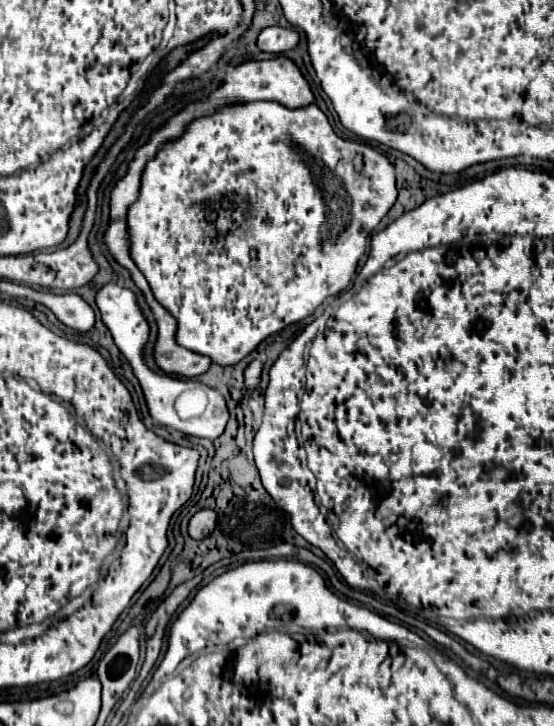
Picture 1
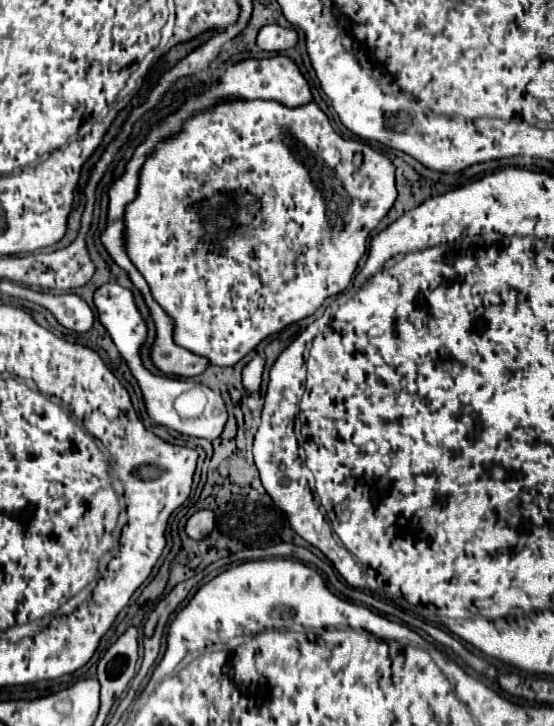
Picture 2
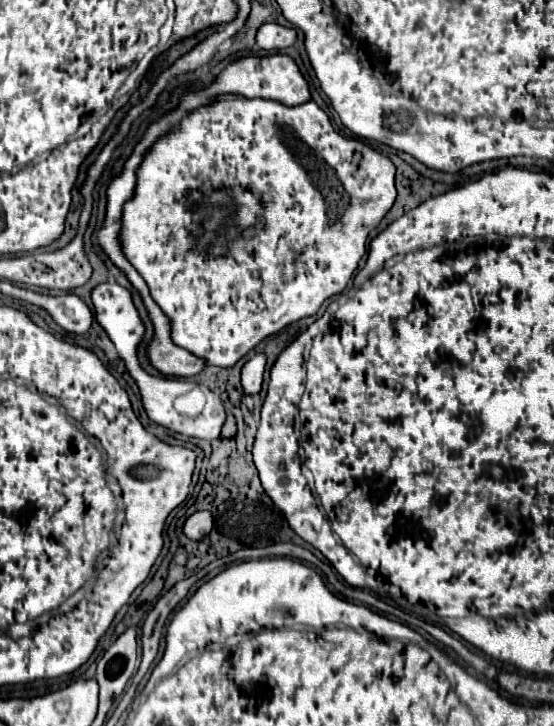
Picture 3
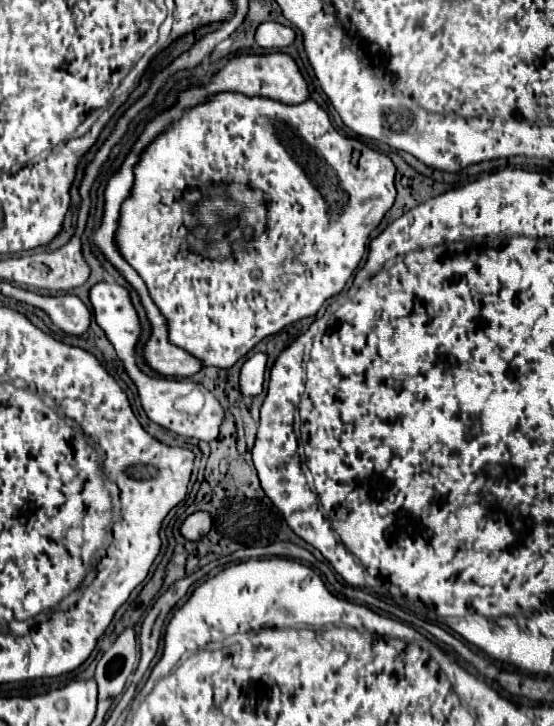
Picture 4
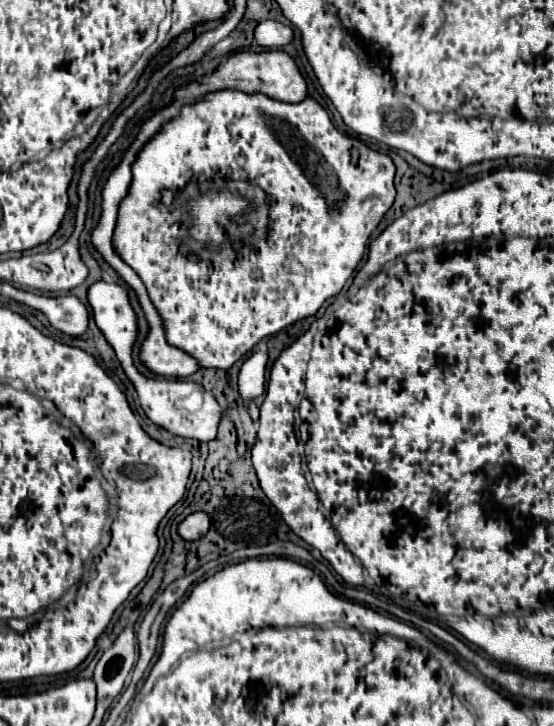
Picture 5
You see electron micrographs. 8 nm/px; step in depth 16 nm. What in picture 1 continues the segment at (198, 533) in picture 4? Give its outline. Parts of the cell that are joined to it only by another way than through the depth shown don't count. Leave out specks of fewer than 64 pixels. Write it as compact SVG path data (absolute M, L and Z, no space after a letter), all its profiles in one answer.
M212 508L200 510L200 512L196 512L194 518L190 520L188 534L190 534L194 540L204 540L204 538L208 538L208 536L214 532L216 522L218 522L218 512L216 512L216 510L212 510Z

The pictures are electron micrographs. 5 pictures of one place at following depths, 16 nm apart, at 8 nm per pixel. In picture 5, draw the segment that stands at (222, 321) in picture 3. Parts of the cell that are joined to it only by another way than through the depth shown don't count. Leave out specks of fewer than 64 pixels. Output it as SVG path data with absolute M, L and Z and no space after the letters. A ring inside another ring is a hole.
M232 90L232 92L214 92L212 96L206 96L204 100L196 102L194 106L184 106L182 108L182 116L172 120L172 124L166 124L162 128L162 132L158 132L144 146L144 150L140 152L136 164L132 166L132 174L134 174L132 192L128 192L128 196L120 204L120 216L118 216L116 236L114 236L114 248L120 252L122 260L126 264L130 264L140 274L140 278L144 280L152 302L156 302L158 312L164 316L164 326L166 326L166 332L168 332L168 342L172 346L176 346L176 348L182 348L190 356L194 356L202 368L222 368L222 370L228 370L244 354L248 354L264 336L276 334L284 326L288 326L288 324L292 324L296 320L302 320L306 316L314 316L318 312L318 308L324 304L324 300L336 296L344 288L346 280L352 276L352 272L356 270L358 262L364 256L366 242L368 242L372 230L380 224L382 216L390 210L390 206L394 202L394 196L396 196L394 172L396 172L394 162L386 154L368 148L357 137L342 136L332 126L326 110L316 100L312 100L312 98L300 102L300 104L284 104L284 102L272 100L268 96L248 96L248 94L242 94L242 92L236 92L236 90ZM250 174L254 174L254 184L266 184L266 196L272 198L276 206L272 204L274 212L272 212L272 222L270 222L270 234L260 238L254 244L254 254L240 254L240 250L242 250L242 246L244 246L246 241L246 236L252 232L252 228L242 222L242 210L246 208L246 204L242 200L238 200L232 192L228 192L228 188L218 188L218 192L216 190L200 192L200 196L190 200L190 202L186 202L184 208L181 208L176 203L175 198L185 185L190 184L190 182L196 182L196 186L198 186L198 184L206 184L206 182L216 180L216 178L222 178L222 180L250 180L252 178ZM186 242L198 242L198 244L202 244L202 250L194 250L194 252L188 252L188 254L180 252L180 244L186 244ZM220 242L230 242L232 248L234 248L232 252L236 254L236 260L232 260L232 262L226 260L222 264L222 262L214 262L210 258L210 250L216 244L220 244Z

